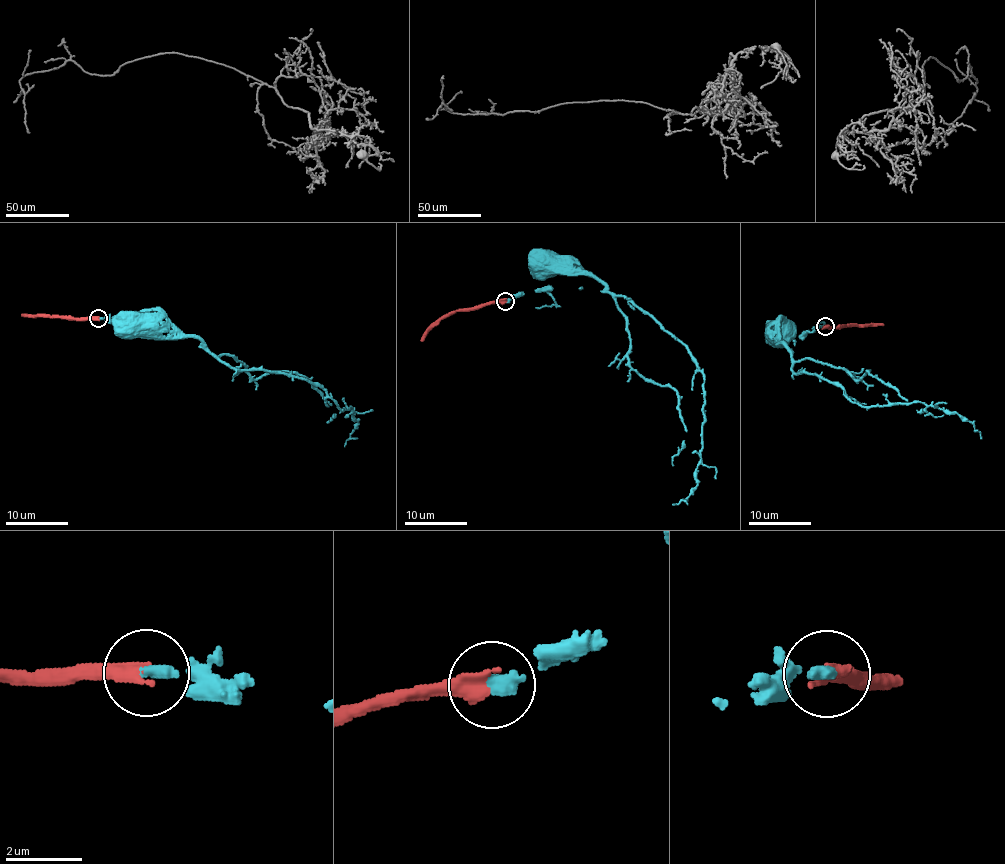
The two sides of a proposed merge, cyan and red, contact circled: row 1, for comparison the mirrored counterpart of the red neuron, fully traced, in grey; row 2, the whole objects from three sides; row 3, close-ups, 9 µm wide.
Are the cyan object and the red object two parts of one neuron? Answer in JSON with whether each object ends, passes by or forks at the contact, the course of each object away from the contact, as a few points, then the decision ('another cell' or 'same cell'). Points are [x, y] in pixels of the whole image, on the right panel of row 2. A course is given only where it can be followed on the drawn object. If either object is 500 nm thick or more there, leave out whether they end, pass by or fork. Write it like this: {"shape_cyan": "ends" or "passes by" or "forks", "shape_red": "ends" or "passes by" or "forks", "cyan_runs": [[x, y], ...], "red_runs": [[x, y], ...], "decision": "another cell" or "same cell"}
{"shape_cyan": "ends", "shape_red": "ends", "cyan_runs": [[824, 327], [790, 335], [782, 343], [777, 337]], "red_runs": [[824, 327], [883, 325]], "decision": "same cell"}

